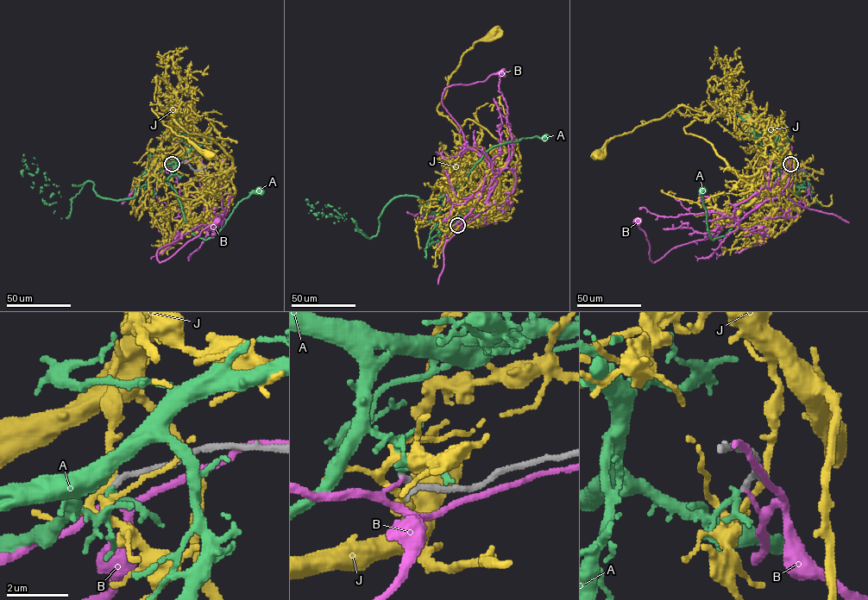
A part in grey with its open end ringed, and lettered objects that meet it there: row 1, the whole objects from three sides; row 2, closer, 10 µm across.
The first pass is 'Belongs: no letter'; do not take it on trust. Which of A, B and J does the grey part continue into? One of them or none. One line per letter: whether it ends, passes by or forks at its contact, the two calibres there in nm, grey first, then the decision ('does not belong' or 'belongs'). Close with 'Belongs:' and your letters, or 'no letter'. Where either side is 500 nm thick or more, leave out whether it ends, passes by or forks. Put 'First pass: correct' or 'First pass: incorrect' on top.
First pass: incorrect
A: it passes by; calibres 200 and 180 nm; belongs
B: it ends; calibres 200 and 90 nm; does not belong
J: it passes by; calibres 200 and 200 nm; does not belong
Belongs: A

